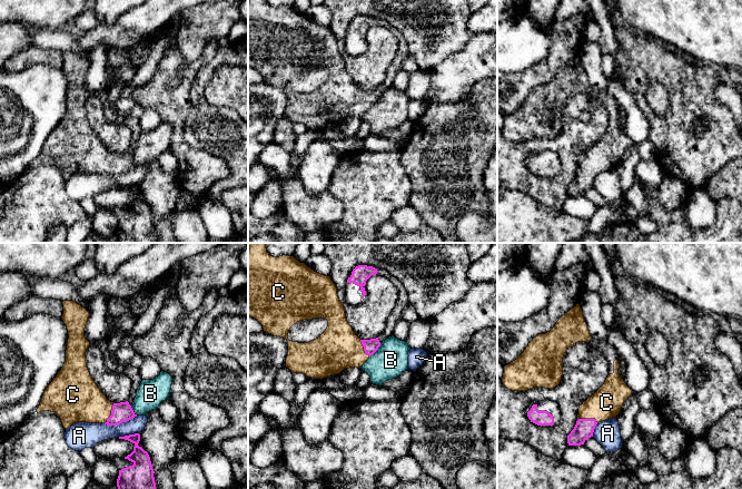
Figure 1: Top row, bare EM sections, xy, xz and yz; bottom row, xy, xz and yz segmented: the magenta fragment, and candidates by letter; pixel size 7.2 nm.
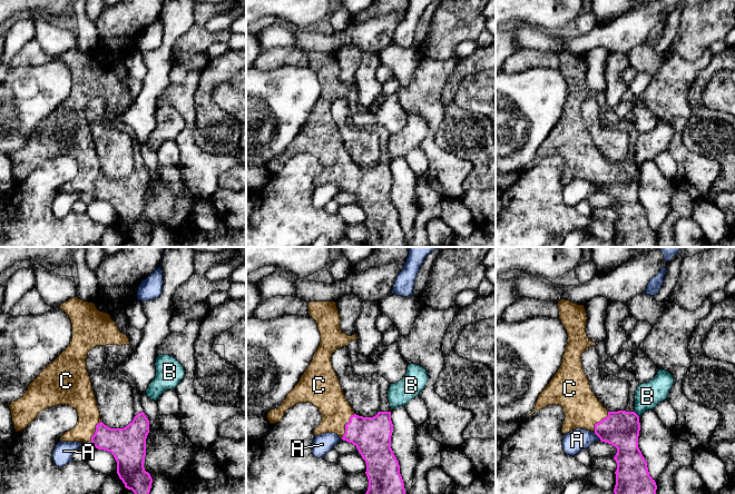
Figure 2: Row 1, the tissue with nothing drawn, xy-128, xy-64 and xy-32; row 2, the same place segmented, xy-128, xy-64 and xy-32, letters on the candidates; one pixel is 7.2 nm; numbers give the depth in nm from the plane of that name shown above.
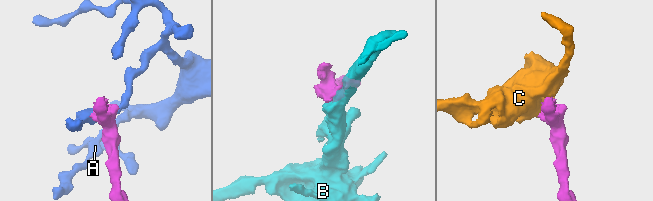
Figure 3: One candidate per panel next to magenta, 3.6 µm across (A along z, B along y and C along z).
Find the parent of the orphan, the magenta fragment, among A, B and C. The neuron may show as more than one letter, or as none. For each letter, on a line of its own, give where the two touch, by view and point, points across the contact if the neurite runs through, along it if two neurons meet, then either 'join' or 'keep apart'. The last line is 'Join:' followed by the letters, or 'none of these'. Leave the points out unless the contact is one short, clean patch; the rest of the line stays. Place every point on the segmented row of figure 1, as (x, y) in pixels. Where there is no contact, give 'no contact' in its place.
A: contact xy (120, 422); border xy (137, 416), (116, 424), (104, 423); keep apart
B: contact xz (376, 350); border xz (381, 343), (369, 357); keep apart
C: contact yz (587, 419); join
Join: C

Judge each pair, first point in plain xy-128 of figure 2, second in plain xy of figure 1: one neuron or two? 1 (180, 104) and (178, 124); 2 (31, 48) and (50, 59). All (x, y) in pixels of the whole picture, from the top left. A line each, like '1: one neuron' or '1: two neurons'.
1: one neuron
2: one neuron

